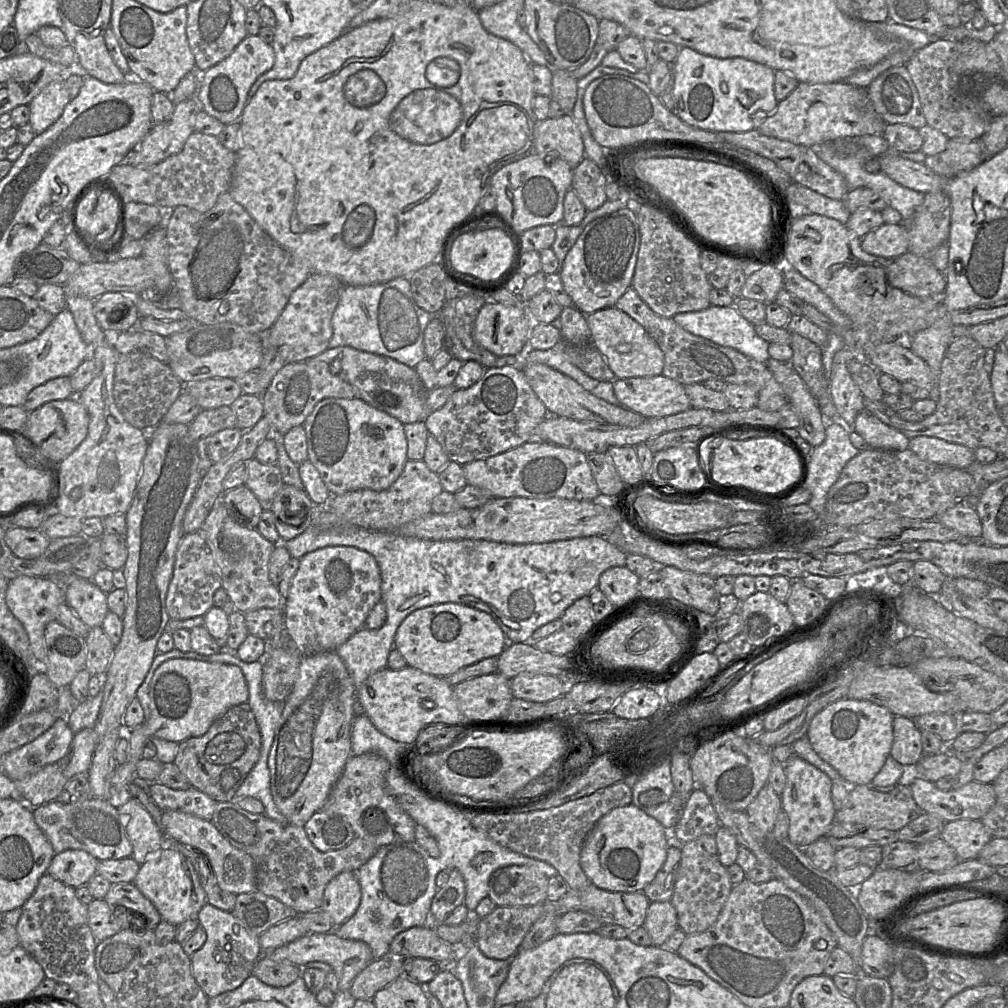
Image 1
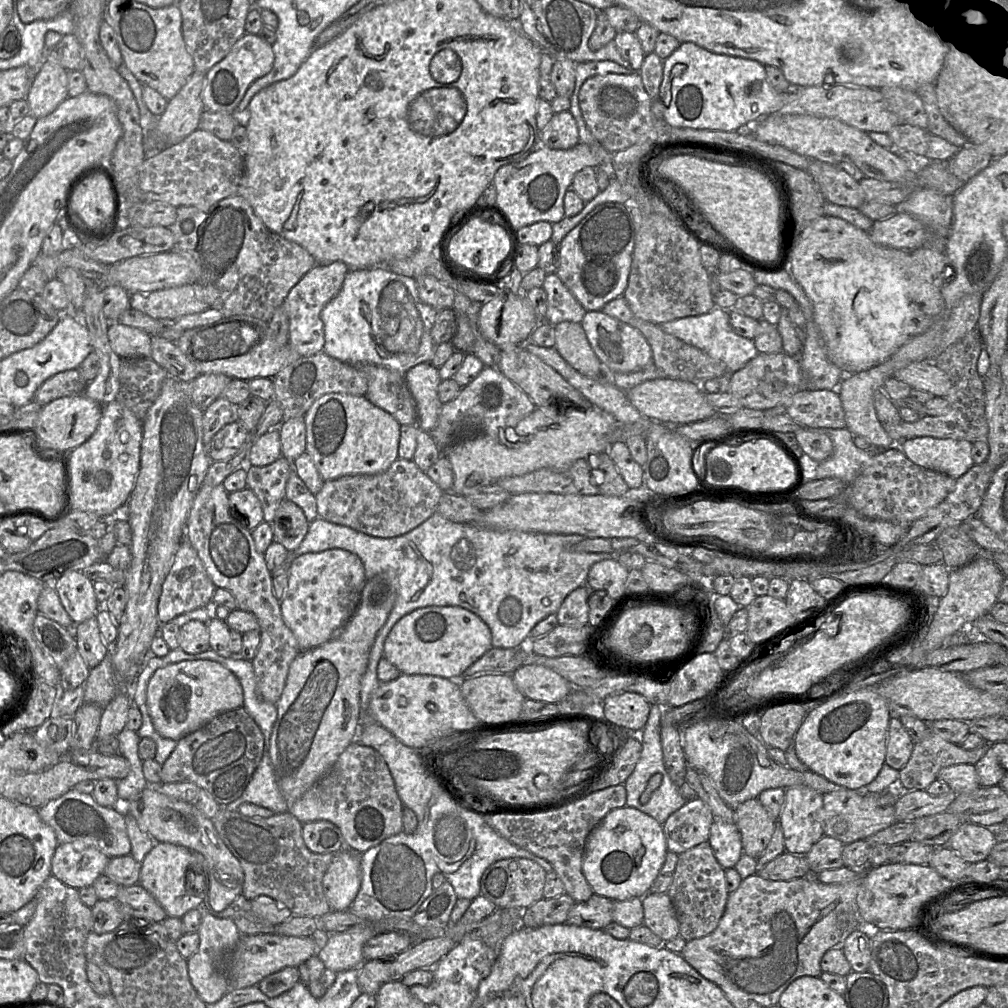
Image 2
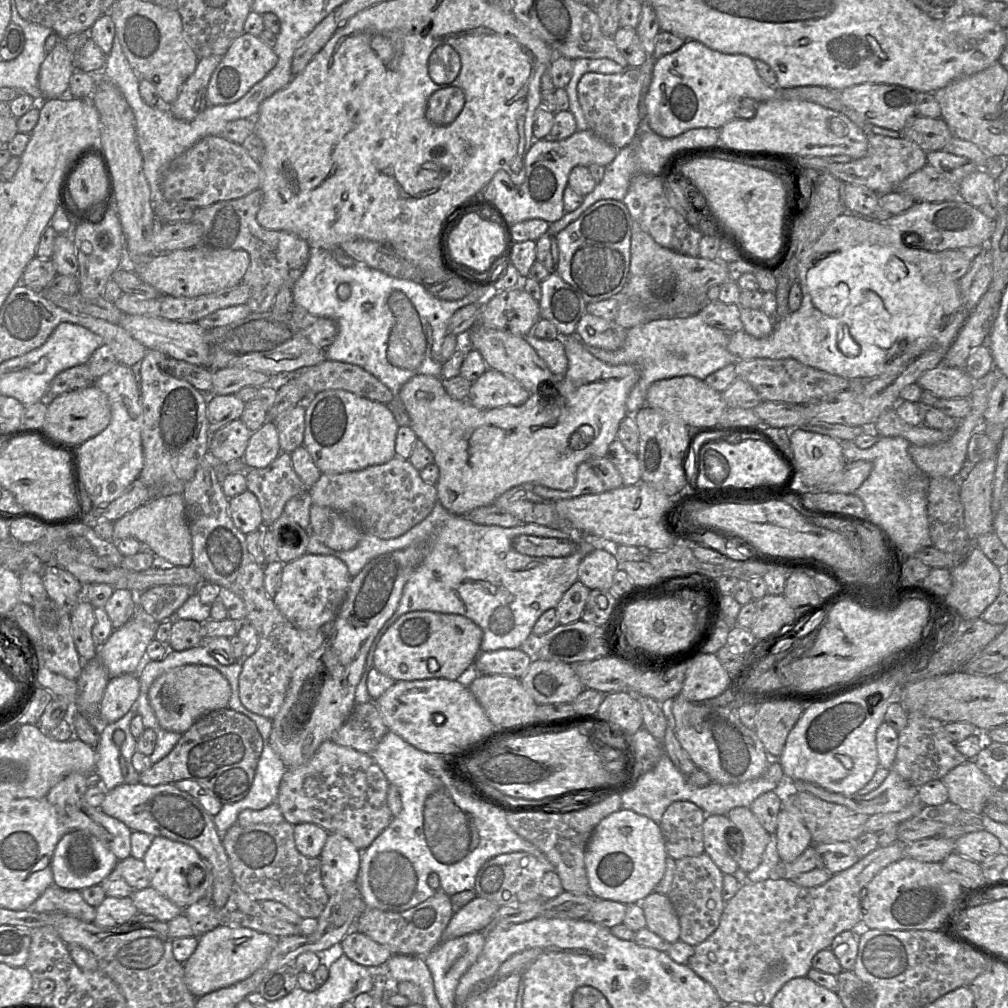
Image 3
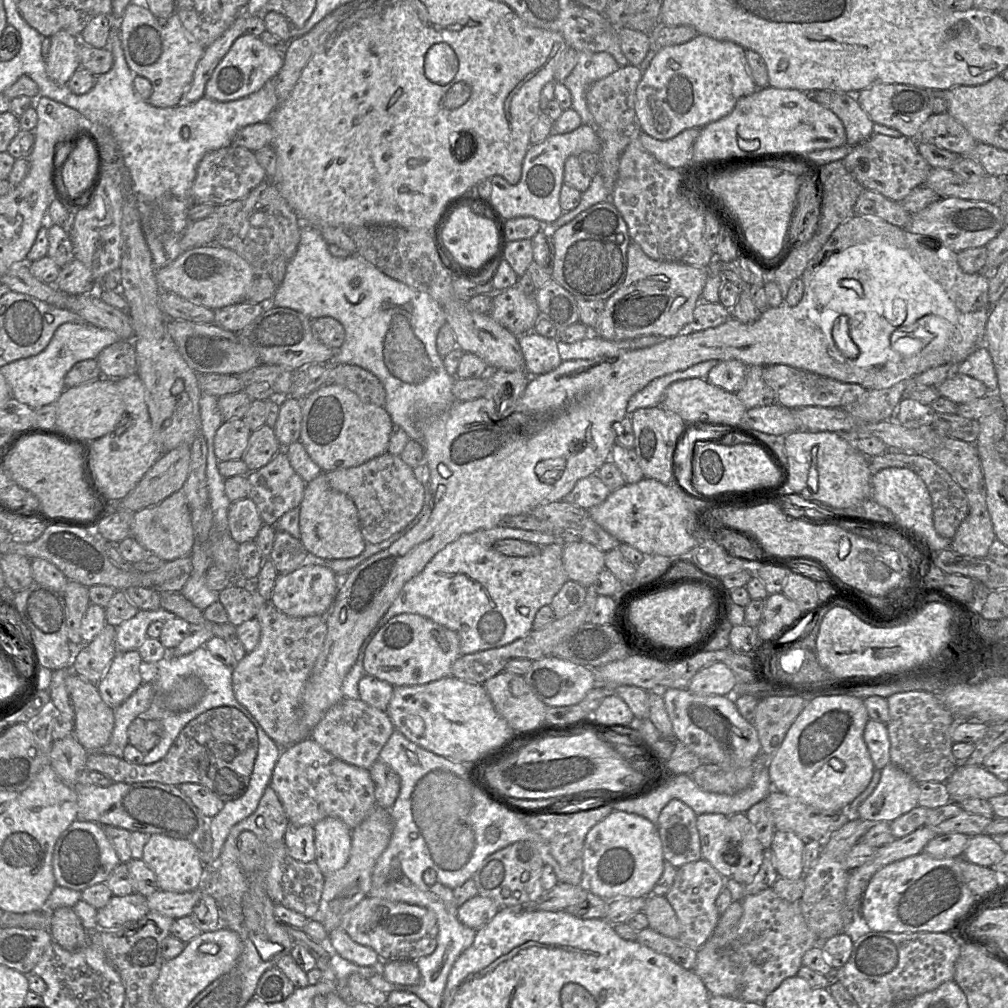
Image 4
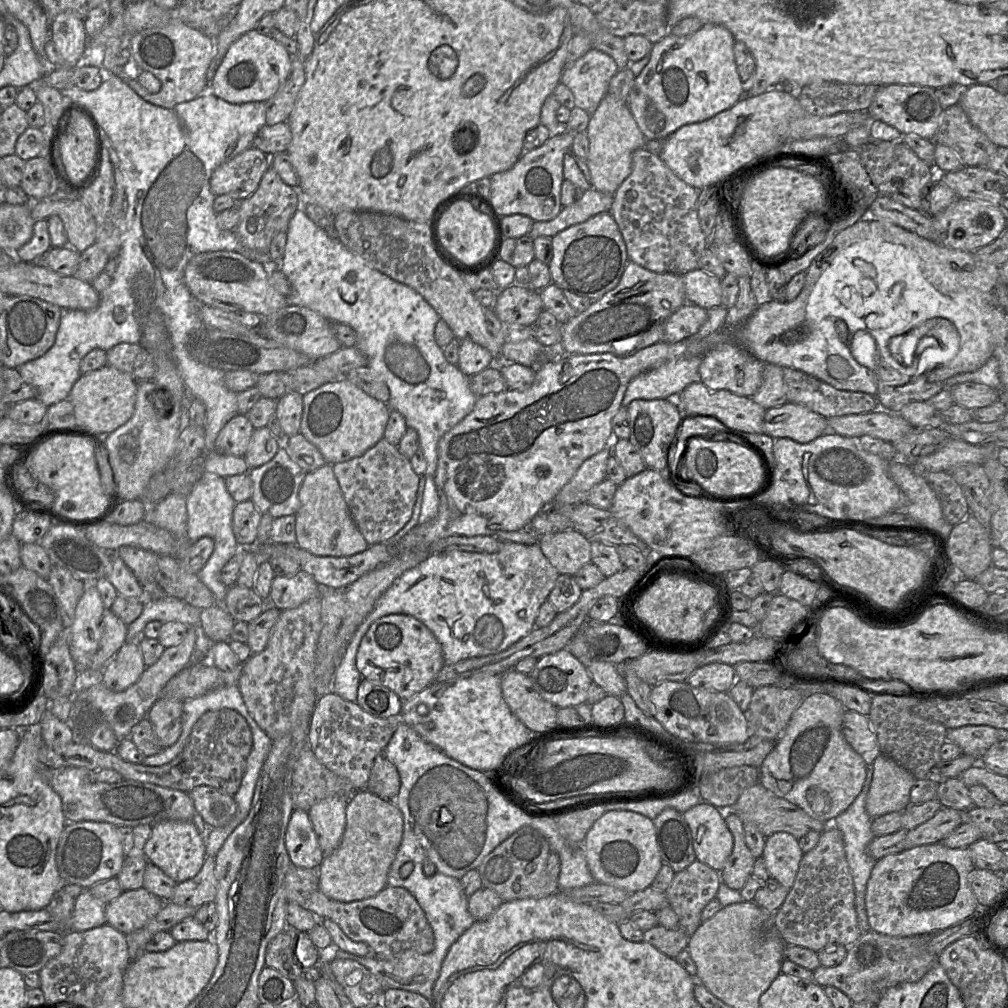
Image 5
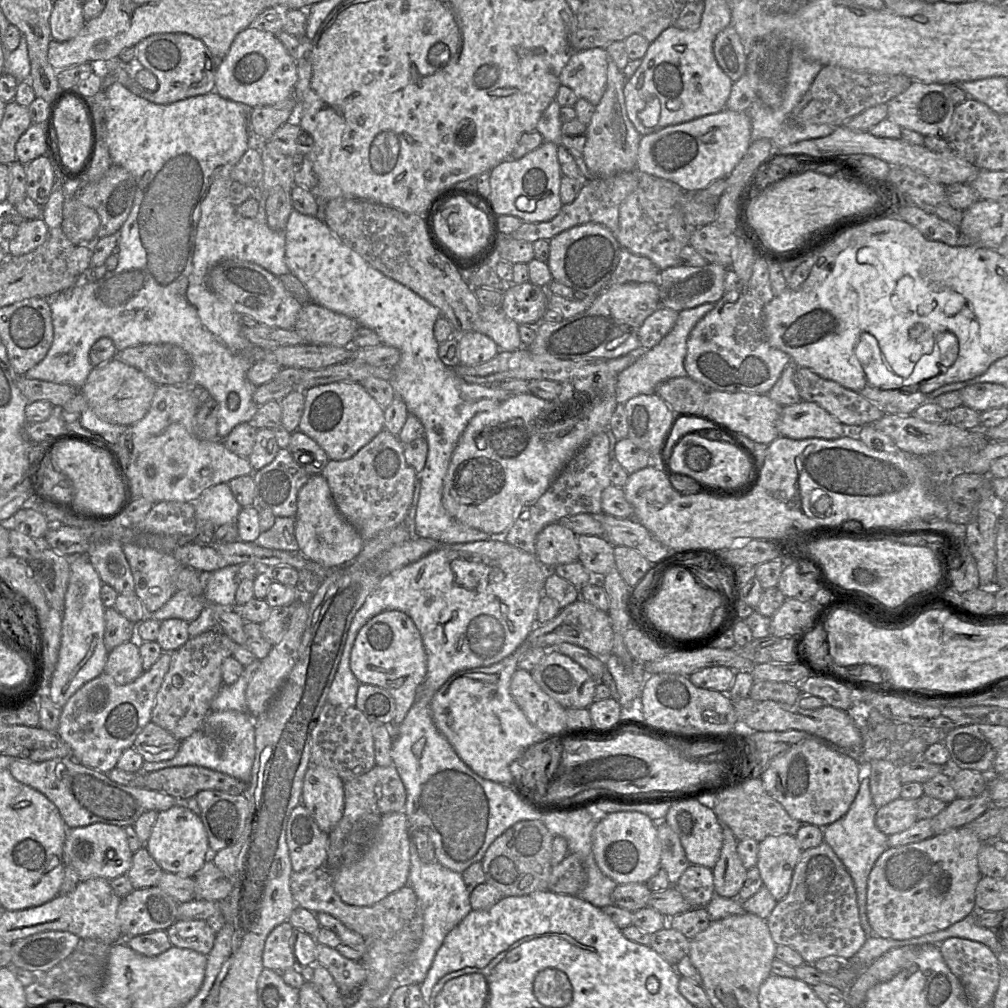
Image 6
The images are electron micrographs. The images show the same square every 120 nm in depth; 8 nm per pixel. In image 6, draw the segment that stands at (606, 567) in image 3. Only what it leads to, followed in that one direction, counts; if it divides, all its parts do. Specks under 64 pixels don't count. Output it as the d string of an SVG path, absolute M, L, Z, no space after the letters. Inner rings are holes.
M559 522L551 523L537 535L536 557L547 569L578 561L578 536Z

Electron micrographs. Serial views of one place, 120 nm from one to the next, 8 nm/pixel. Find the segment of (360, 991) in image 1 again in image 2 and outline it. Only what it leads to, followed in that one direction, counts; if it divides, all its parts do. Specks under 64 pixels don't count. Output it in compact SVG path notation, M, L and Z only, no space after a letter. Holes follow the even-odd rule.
M450 937L415 942L407 950L375 960L364 961L357 978L362 993L376 997L380 987L421 968L433 968L457 943Z

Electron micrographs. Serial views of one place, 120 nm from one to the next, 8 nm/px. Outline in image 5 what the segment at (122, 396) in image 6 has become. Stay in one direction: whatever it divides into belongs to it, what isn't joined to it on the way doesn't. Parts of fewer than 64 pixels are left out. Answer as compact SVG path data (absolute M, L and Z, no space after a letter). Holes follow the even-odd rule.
M106 365L82 374L73 385L69 399L74 407L77 427L107 435L128 422L135 410L137 381L128 373Z

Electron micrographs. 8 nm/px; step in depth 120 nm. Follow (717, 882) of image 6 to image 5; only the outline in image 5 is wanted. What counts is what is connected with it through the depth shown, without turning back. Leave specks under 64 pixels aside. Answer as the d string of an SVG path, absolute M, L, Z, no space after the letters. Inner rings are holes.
M728 811L725 819L734 844L733 850L721 870L721 881L729 888L740 891L752 872L755 858L745 843L744 824L738 814Z

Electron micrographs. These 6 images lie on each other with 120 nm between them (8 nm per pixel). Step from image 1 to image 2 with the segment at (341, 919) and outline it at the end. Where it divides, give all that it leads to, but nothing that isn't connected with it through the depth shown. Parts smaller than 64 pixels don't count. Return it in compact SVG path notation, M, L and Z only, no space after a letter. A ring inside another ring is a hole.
M345 848L336 853L323 876L323 891L331 911L348 910L361 885L360 857Z

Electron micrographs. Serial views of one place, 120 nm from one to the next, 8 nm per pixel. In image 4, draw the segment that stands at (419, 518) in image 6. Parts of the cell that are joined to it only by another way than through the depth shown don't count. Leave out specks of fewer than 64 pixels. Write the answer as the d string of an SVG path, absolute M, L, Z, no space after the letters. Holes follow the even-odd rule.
M301 225L296 254L287 261L285 277L266 306L291 308L310 319L328 316L339 321L345 330L345 340L335 351L334 363L357 365L374 374L386 391L384 408L393 425L403 428L409 439L422 446L422 422L441 415L456 402L452 387L457 377L448 374L436 346L437 334L446 324L443 309L427 293L385 275L359 255L350 254L345 258L333 256L316 226Z

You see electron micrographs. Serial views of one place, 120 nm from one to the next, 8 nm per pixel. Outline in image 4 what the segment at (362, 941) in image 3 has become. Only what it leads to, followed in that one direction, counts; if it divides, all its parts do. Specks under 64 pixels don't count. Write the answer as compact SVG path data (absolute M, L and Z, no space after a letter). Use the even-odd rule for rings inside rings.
M340 927L329 932L329 939L338 954L359 966L373 966L382 961L370 947L358 944Z

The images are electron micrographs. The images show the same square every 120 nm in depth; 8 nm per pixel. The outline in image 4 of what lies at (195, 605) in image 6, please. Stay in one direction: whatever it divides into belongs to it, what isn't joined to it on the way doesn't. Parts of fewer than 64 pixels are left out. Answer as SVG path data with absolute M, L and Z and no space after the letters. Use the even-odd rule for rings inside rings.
M162 608L154 611L139 610L133 618L116 627L117 653L138 651L148 638L147 630L153 622L166 622L175 617L174 613Z

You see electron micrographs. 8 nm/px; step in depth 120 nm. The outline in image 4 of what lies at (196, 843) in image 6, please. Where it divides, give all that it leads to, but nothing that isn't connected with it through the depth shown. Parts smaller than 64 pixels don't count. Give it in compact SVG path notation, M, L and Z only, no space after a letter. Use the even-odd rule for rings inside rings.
M152 834L144 846L142 859L155 873L159 890L162 891L174 893L193 891L202 886L207 875L198 848L188 840Z

